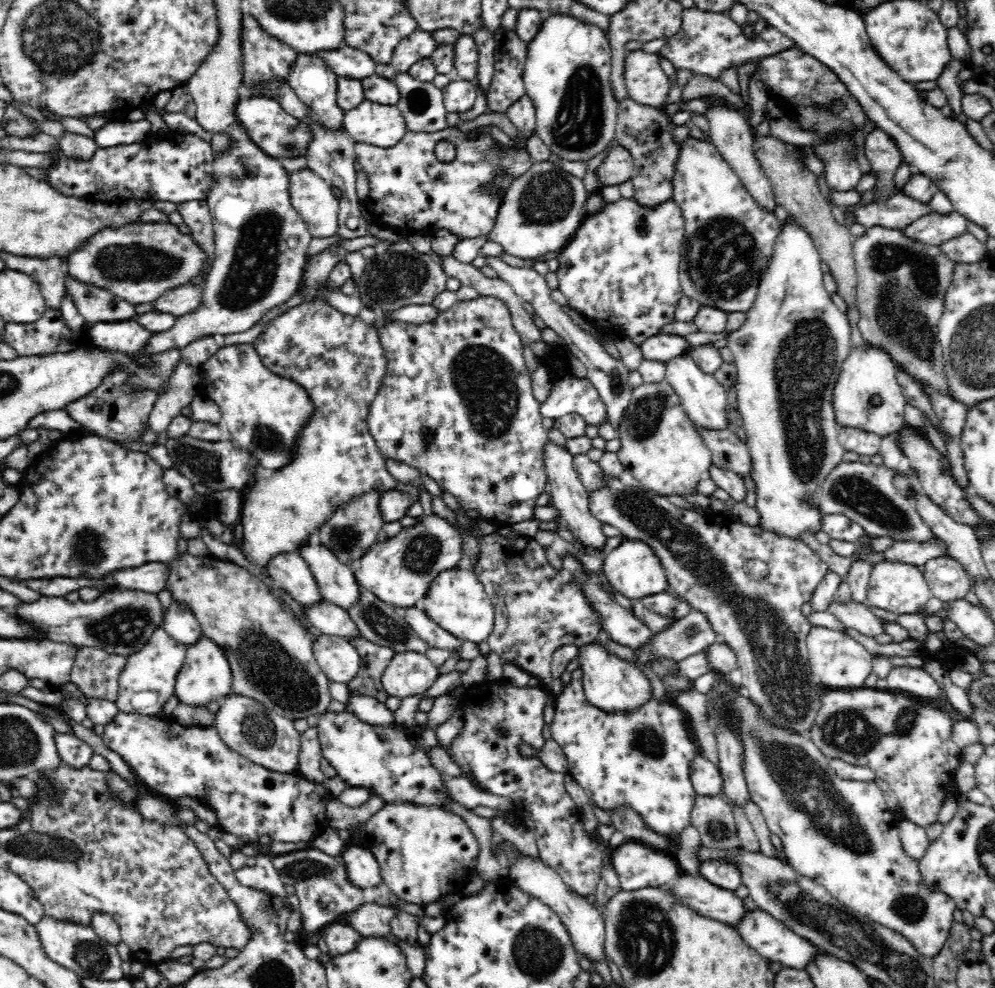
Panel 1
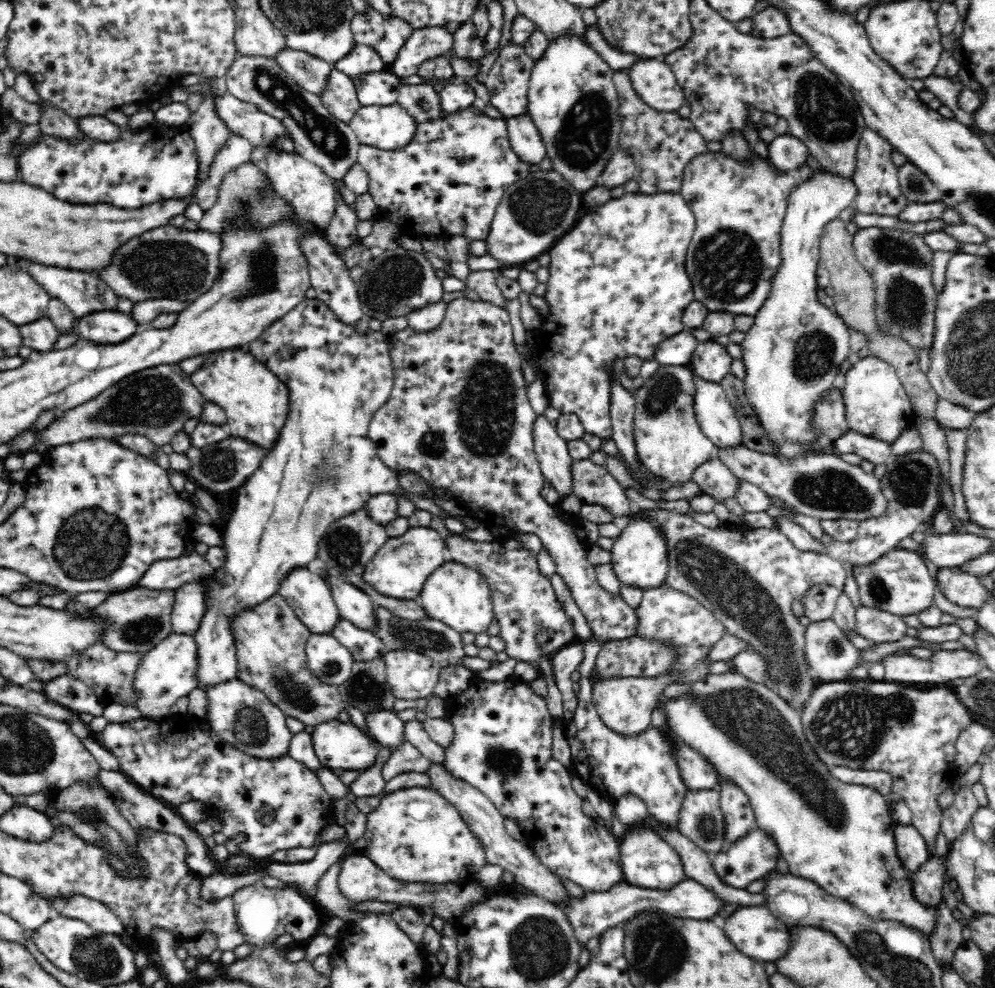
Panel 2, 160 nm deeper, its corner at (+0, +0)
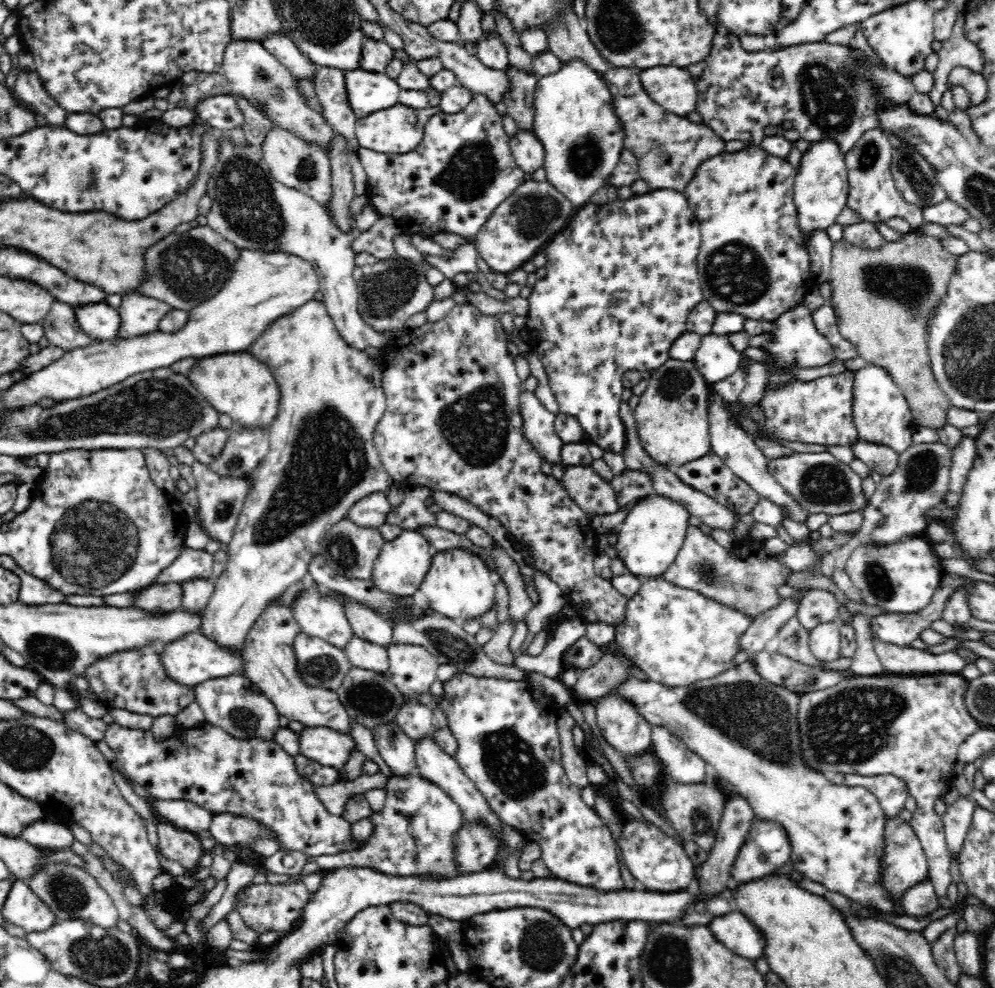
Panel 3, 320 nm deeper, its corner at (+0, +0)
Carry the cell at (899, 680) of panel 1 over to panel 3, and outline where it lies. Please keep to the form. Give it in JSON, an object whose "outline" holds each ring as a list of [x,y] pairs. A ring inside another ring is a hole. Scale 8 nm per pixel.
{"outline":[[[869,620],[869,634],[885,674],[962,673],[969,666],[954,650],[936,654],[880,641],[872,631],[872,620]]]}

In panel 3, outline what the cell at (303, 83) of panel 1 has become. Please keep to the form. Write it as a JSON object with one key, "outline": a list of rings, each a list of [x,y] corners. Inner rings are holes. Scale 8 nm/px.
{"outline":[[[281,30],[263,37],[260,42],[270,55],[292,72],[295,80],[313,79],[318,71],[319,66],[314,65],[304,54],[301,54],[292,39],[284,35]]]}

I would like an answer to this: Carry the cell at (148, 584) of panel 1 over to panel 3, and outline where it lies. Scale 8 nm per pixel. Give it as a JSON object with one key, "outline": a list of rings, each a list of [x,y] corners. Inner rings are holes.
{"outline":[[[185,546],[179,558],[170,564],[170,568],[166,568],[160,577],[156,577],[156,580],[158,583],[168,584],[168,582],[183,583],[196,578],[212,579],[214,563],[214,554]]]}

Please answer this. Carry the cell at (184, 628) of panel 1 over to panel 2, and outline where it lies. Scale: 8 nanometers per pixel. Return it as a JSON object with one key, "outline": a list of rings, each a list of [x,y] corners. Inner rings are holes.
{"outline":[[[186,583],[175,589],[172,607],[172,631],[194,635],[206,610],[206,583]]]}

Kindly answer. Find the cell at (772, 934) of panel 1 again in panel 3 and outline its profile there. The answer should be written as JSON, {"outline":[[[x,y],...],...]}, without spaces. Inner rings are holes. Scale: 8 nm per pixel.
{"outline":[[[736,910],[714,916],[706,926],[718,942],[744,958],[754,960],[764,954],[764,937],[748,917]]]}

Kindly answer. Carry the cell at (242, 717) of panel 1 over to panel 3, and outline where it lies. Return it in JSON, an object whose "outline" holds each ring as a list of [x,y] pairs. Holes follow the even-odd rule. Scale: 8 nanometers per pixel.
{"outline":[[[244,674],[230,675],[205,680],[195,689],[195,700],[205,714],[205,720],[223,728],[236,738],[264,736],[274,739],[274,732],[279,727],[278,709],[272,701]]]}

